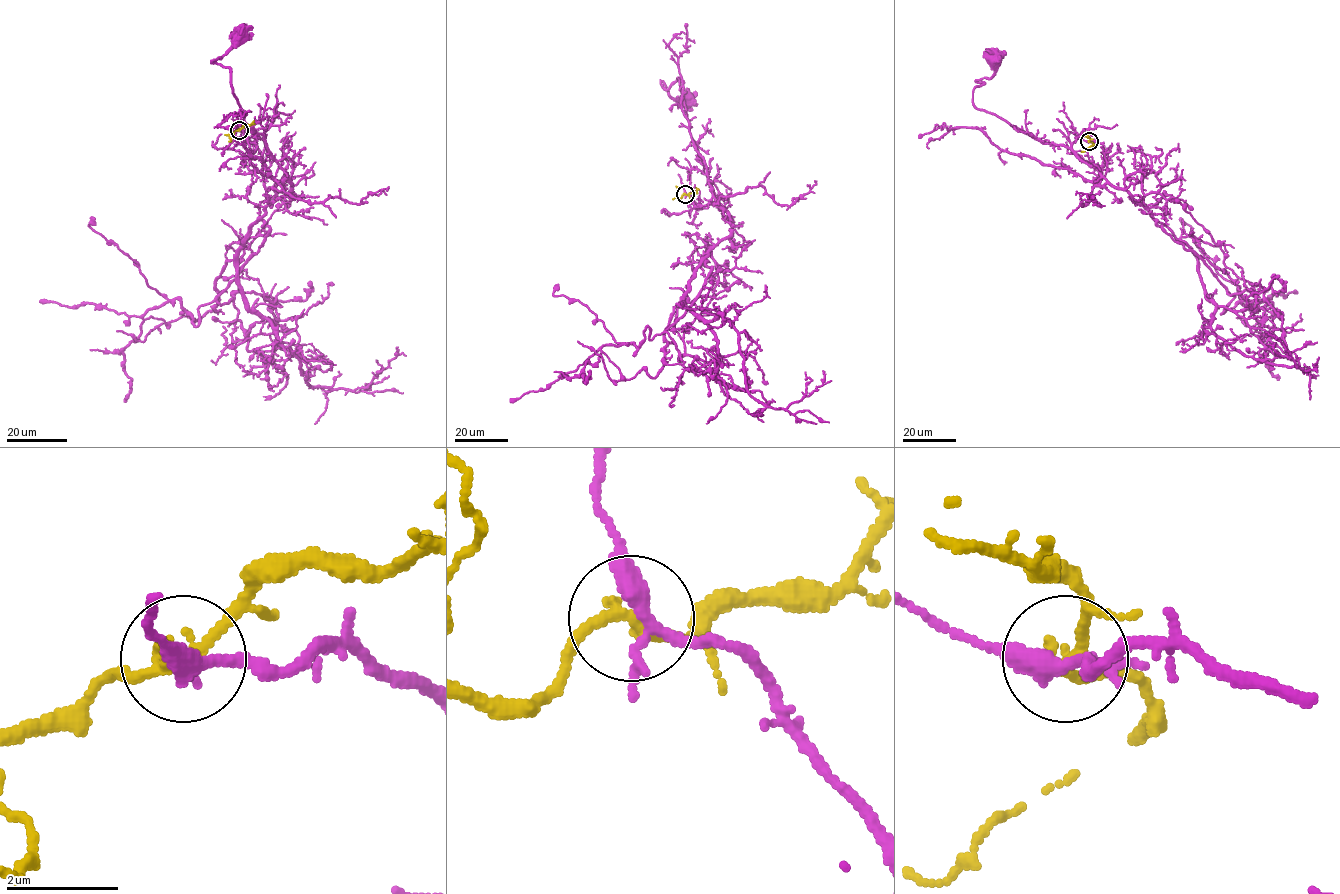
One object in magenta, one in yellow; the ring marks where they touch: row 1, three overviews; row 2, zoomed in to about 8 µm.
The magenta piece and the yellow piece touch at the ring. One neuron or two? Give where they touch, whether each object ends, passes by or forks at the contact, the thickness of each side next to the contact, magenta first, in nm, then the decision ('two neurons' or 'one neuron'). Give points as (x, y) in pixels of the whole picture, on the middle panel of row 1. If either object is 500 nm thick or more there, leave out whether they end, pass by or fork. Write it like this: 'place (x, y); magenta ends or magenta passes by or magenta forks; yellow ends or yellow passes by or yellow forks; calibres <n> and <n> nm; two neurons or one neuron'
place (685, 194); magenta forks; yellow passes by; calibres 260 and 200 nm; one neuron

